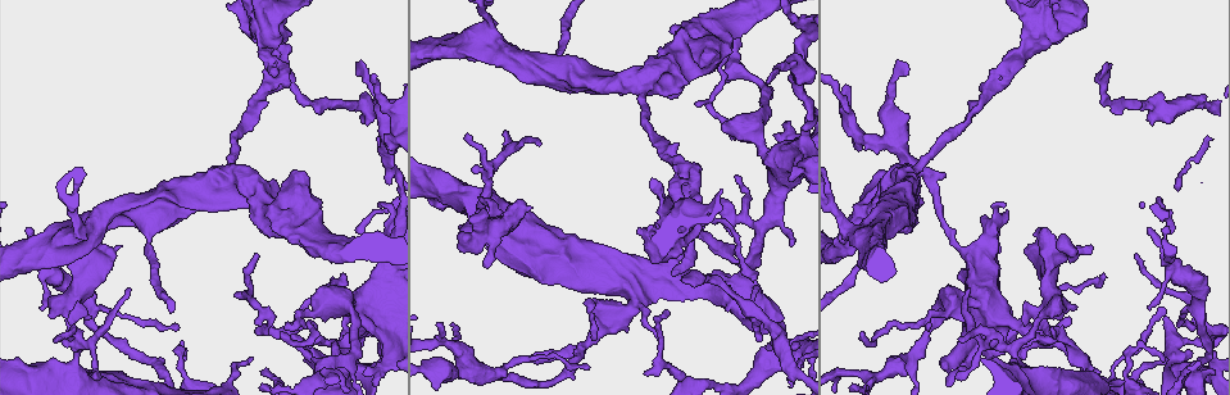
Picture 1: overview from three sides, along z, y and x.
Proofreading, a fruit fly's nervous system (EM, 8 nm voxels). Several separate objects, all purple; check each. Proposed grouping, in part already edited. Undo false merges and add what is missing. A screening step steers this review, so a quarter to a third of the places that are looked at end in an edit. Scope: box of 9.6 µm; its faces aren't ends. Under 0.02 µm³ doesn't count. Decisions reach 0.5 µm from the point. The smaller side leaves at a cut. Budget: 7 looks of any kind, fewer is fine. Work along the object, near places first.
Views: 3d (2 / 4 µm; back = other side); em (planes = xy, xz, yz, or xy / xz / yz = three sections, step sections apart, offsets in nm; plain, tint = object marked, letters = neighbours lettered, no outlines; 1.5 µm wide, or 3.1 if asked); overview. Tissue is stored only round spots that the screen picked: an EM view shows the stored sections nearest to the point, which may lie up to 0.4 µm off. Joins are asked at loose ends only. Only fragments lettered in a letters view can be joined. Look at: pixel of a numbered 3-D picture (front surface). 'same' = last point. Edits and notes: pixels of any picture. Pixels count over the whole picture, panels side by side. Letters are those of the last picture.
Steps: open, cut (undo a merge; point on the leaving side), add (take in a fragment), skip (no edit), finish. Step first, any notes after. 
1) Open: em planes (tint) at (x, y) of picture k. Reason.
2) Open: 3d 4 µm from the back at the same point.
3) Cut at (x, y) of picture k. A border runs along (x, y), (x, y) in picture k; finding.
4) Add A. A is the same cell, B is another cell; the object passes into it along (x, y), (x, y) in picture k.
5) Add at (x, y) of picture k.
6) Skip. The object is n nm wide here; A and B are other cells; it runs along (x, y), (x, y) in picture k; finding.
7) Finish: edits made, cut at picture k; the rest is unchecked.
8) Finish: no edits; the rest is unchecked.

Open: 3d 2 µm at (450, 325) of picture 1. Tapers out.

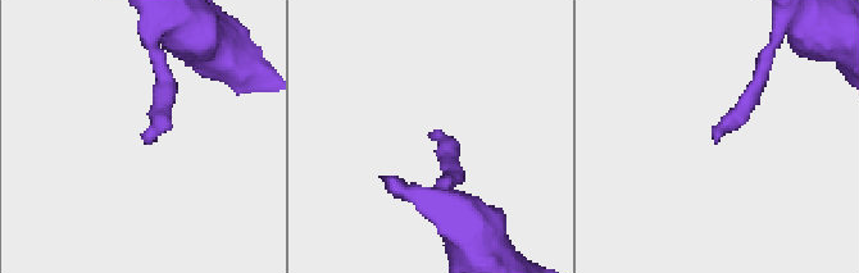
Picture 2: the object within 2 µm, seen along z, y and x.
Open: em planes (letters) at (715, 140) of picture 2.

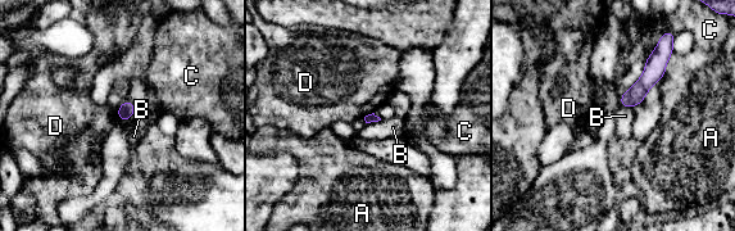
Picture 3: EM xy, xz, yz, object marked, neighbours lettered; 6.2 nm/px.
Skip. A, B, C and D are other cells; it runs along (659, 60), (652, 75), (624, 103) in picture 3; no lettered fragment goes on from it.

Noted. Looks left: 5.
Open: em yz step 4 (letters) at (85, 320) of picture 1. Tapers out.

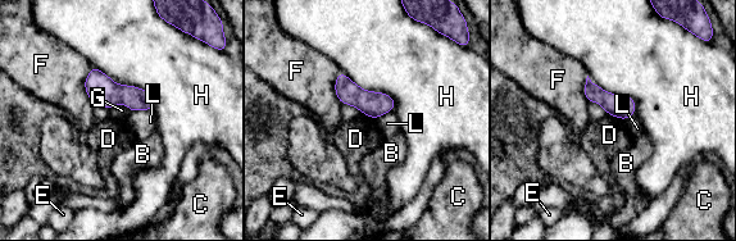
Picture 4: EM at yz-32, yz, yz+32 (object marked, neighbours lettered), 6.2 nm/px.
Skip. B, C, D, E, F, G, H and L are other cells; a border runs along (607, 113), (625, 121) in picture 4; none of them fits.

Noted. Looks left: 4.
Open: em planes (letters) at (1148, 229) of picture 1.

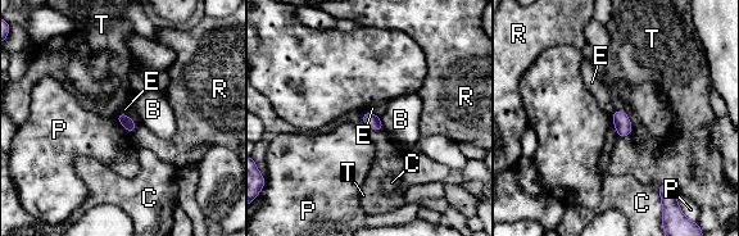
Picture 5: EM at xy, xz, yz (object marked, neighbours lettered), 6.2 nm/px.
Skip. The longest contact is with T, 200 nm; B, C, E, P, R and T are other cells; a border runs along (118, 112), (126, 113), (137, 125) in picture 5; no lettered fragment goes on from it.

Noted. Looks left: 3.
Finish: no edits; the rest is unchecked.

